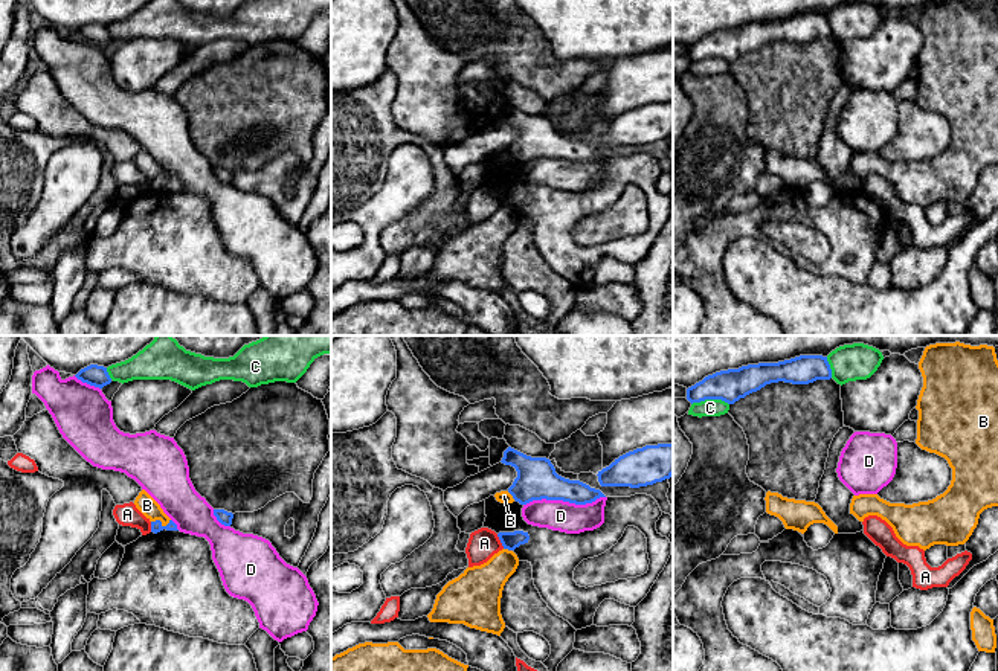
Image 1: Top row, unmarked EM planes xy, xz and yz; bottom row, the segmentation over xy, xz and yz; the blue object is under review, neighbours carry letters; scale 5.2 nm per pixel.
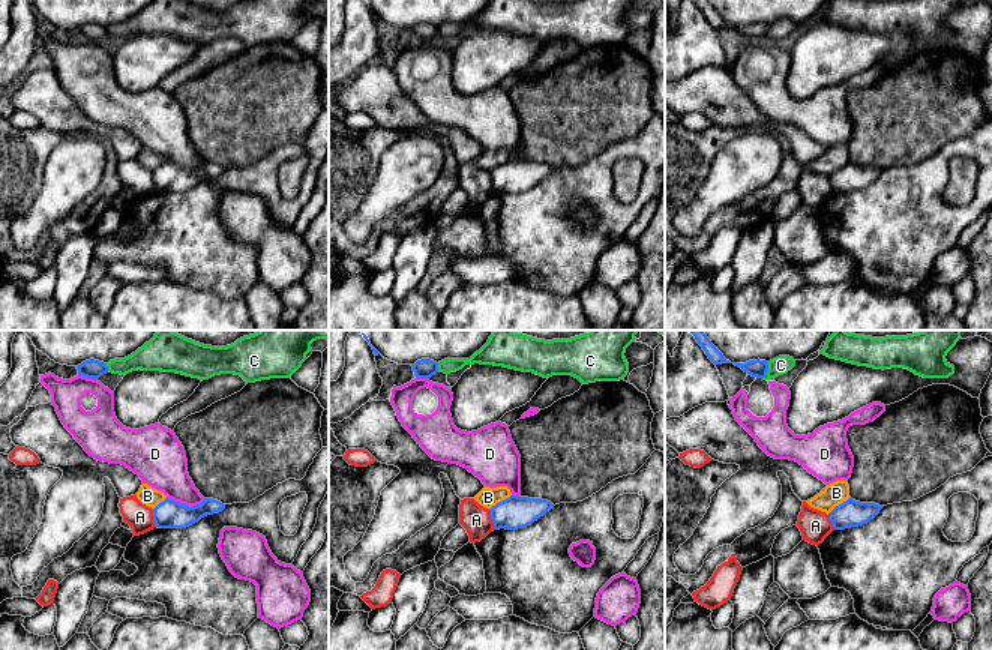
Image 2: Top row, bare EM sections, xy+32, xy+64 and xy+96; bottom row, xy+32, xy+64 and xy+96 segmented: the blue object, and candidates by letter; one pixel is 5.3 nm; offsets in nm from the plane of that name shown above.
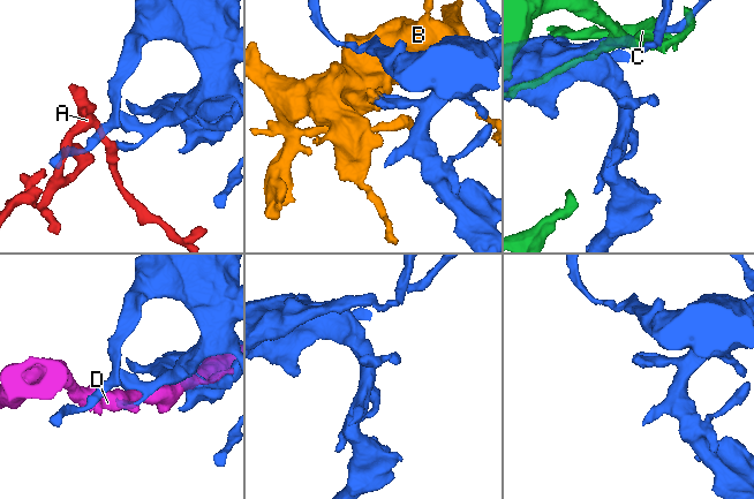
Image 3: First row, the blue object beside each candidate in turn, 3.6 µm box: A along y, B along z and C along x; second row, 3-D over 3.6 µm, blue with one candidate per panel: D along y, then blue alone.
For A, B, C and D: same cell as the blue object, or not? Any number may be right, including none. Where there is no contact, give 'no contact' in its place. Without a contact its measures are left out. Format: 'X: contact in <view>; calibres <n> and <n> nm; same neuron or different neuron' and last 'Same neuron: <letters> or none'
A: contact in xz; calibres 100 and 160 nm; different neuron
B: contact in xy; calibres 60 and 100 nm; different neuron
C: contact in yz; calibres 170 and 100 nm; different neuron
D: contact in xz; calibres 220 and 160 nm; different neuron
Same neuron: none

